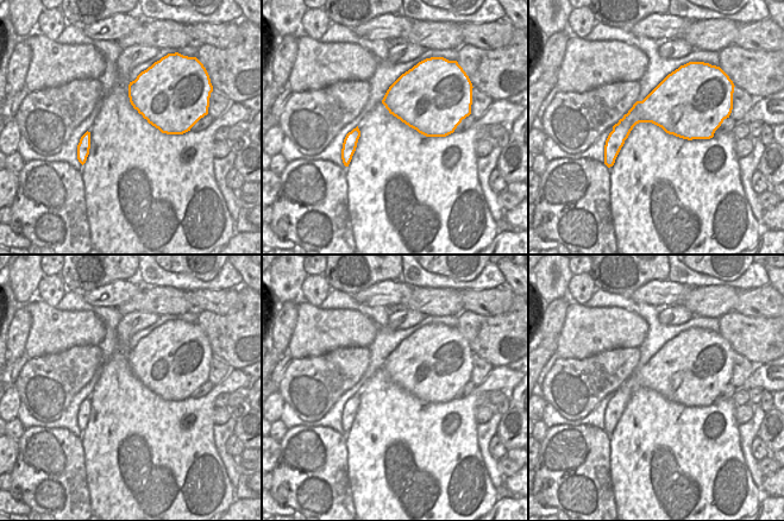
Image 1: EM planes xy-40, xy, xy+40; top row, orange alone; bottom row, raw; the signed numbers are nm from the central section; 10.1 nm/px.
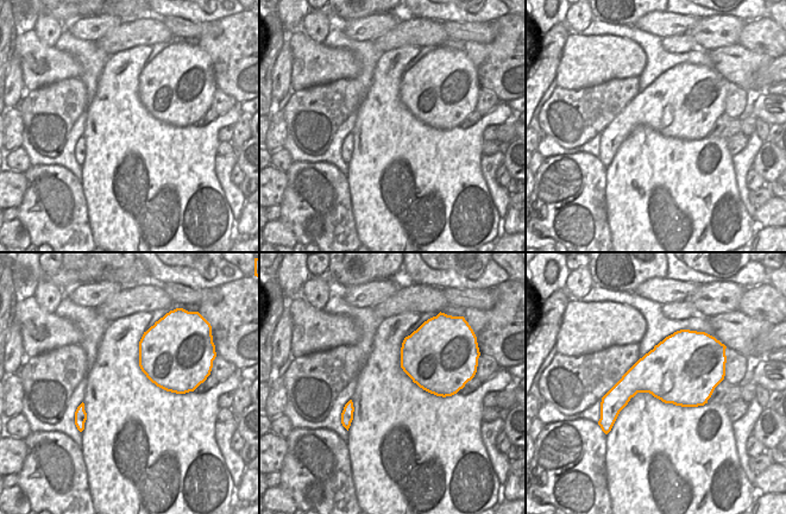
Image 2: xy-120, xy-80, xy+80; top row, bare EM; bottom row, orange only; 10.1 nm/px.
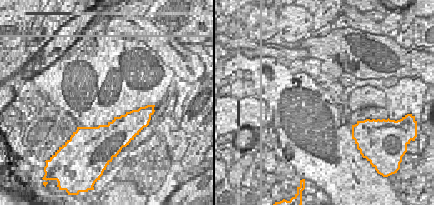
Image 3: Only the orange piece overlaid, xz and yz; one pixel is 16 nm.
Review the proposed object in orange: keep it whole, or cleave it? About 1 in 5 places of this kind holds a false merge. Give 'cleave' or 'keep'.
keep

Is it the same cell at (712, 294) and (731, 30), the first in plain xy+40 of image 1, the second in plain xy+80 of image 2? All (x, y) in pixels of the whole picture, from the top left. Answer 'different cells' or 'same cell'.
same cell

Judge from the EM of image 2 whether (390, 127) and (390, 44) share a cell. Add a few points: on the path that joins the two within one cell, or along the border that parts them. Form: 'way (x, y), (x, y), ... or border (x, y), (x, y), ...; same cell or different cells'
border (417, 45), (400, 45), (384, 52); different cells

